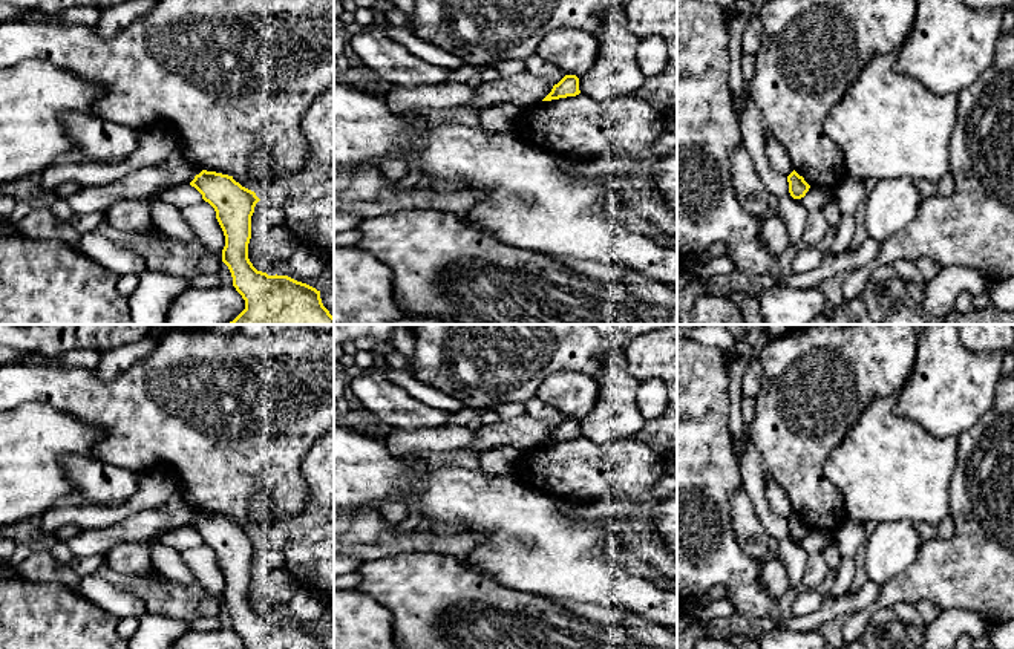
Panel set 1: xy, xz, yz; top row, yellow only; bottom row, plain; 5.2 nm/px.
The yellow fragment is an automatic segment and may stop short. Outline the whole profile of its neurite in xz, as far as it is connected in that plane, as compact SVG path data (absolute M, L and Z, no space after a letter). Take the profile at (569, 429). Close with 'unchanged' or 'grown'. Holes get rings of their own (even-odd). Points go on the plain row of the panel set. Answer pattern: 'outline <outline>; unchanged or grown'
outline M565 418L542 444L551 444L567 439L579 438L579 421L576 418Z; unchanged

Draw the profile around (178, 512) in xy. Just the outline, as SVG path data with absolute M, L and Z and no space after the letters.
M176 484L168 501L152 510L135 513L124 520L96 530L81 530L66 540L75 557L104 554L121 542L142 542L150 539L162 527L190 527L202 511L191 504L190 494Z

